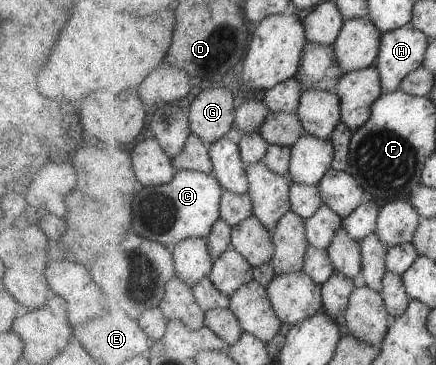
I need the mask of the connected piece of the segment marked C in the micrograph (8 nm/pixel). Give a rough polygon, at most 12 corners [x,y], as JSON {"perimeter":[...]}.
{"perimeter":[[177,170],[132,195],[133,231],[169,247],[221,219],[214,174]]}

